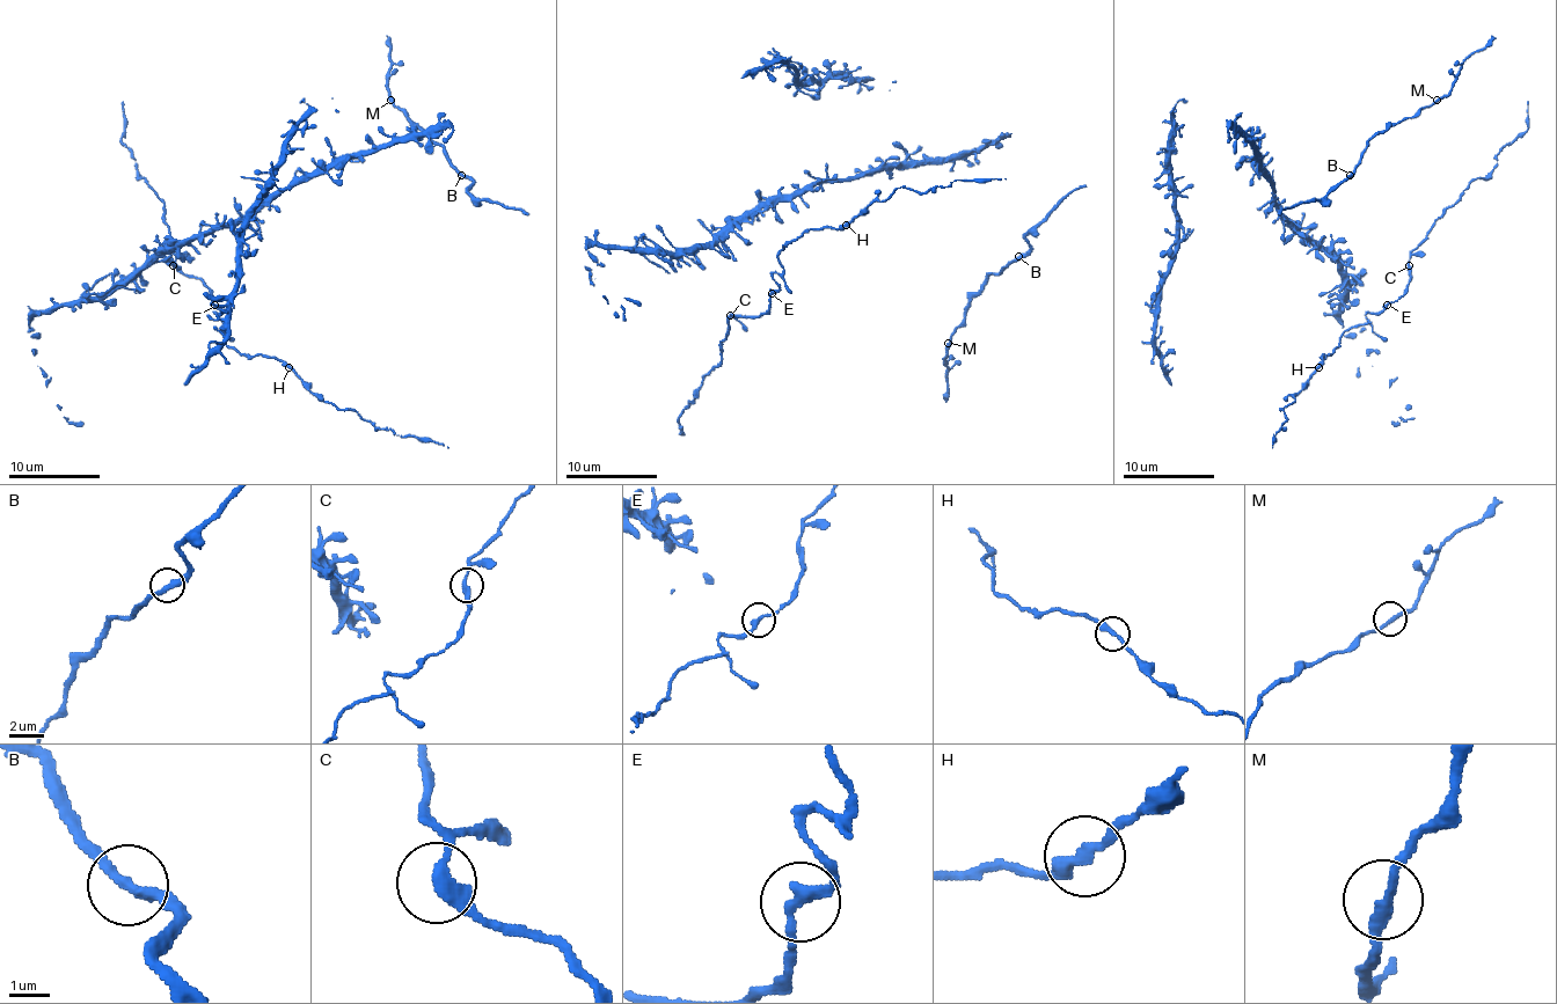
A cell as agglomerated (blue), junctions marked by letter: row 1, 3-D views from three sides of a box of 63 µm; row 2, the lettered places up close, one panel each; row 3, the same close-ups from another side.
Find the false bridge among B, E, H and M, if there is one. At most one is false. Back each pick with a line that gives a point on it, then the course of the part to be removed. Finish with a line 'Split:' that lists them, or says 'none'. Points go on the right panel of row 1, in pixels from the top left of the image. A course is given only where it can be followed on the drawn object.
Split: none

